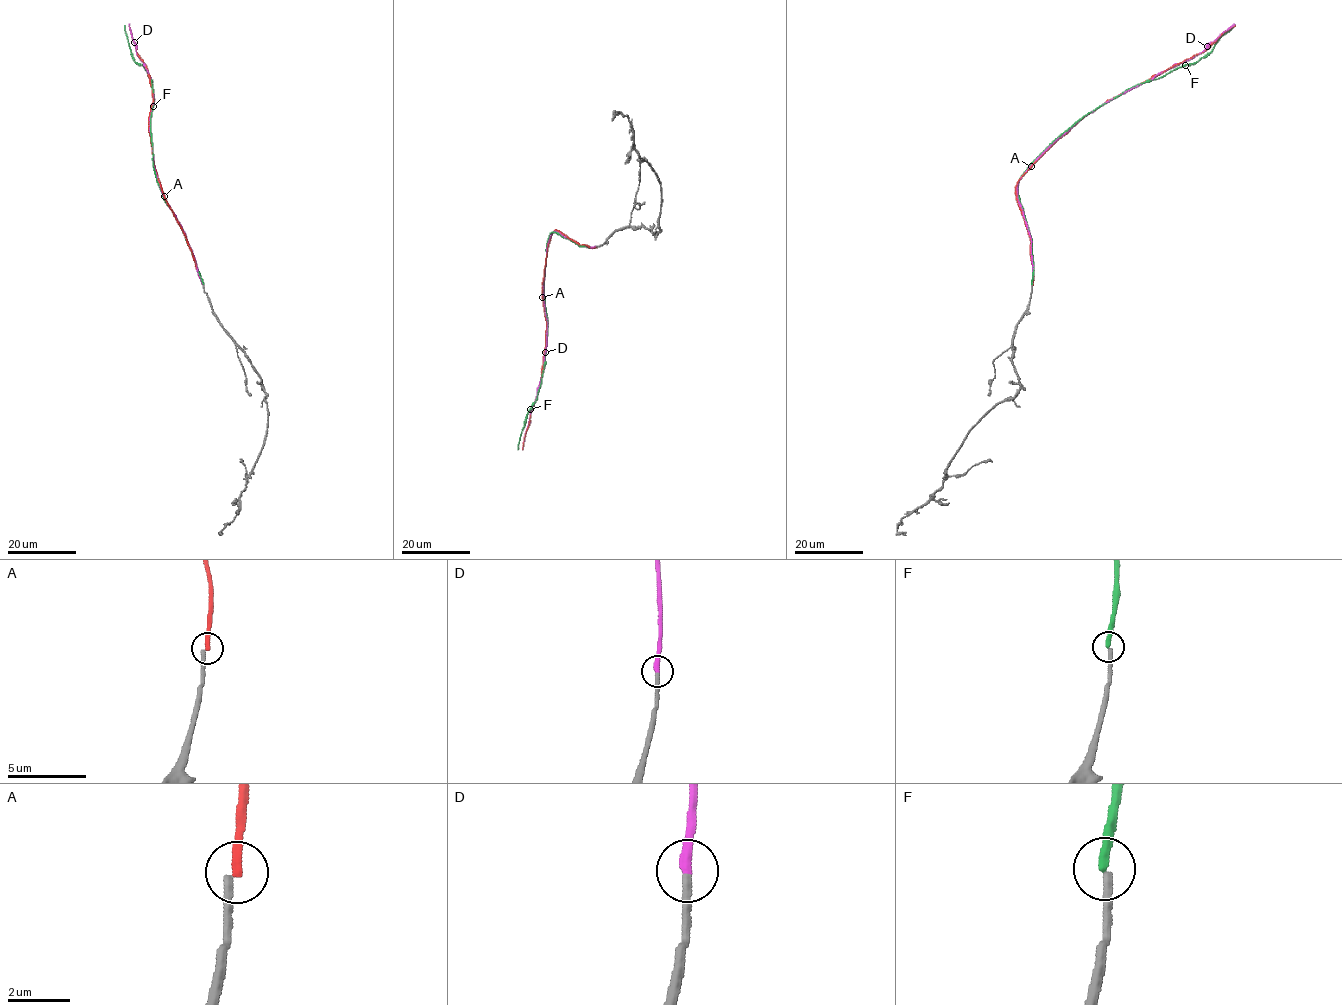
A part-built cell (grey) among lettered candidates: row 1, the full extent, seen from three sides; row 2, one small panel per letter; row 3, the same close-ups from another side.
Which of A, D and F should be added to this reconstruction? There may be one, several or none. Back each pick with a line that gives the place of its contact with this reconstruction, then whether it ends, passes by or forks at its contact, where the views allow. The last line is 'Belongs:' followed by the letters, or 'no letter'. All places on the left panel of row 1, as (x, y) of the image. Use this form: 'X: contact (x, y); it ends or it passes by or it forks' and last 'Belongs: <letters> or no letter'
D: contact (202, 284); it ends
Belongs: D

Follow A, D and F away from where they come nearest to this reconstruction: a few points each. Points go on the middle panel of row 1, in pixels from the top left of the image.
A: (596, 247), (579, 244), (557, 230), (551, 236), (543, 288), (546, 342), (541, 383), (523, 449)
D: (596, 246), (581, 246), (558, 232), (549, 238), (543, 299), (547, 344), (543, 370), (522, 449)
F: (597, 246), (581, 246), (555, 232), (549, 236), (545, 364), (517, 449)

